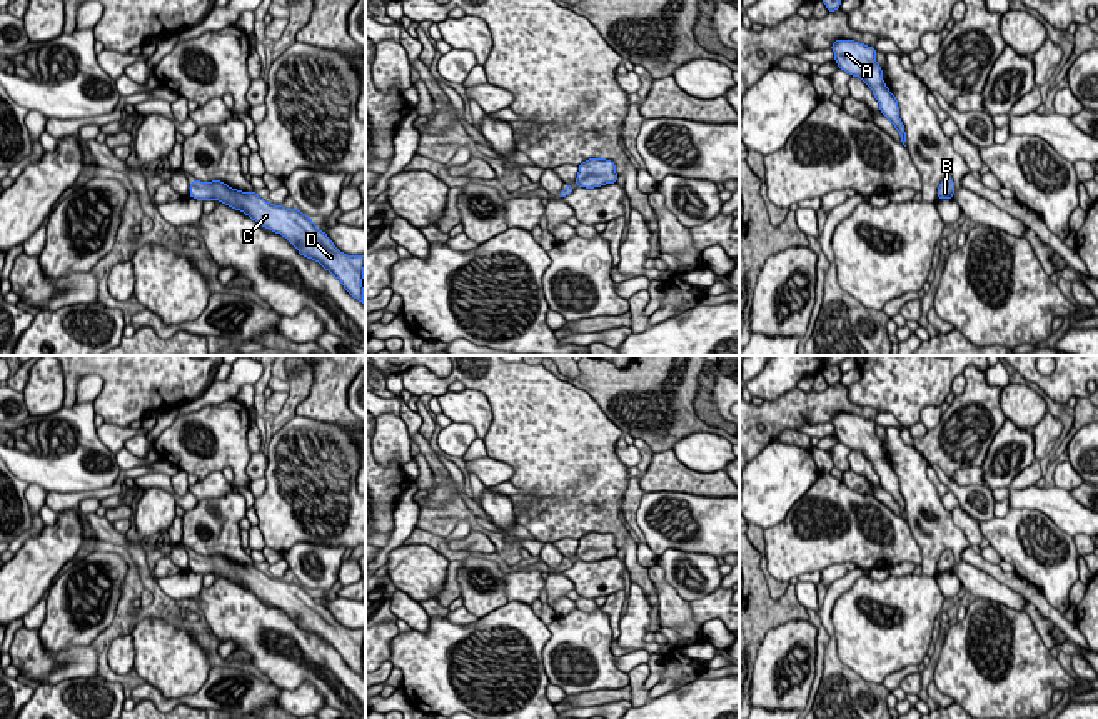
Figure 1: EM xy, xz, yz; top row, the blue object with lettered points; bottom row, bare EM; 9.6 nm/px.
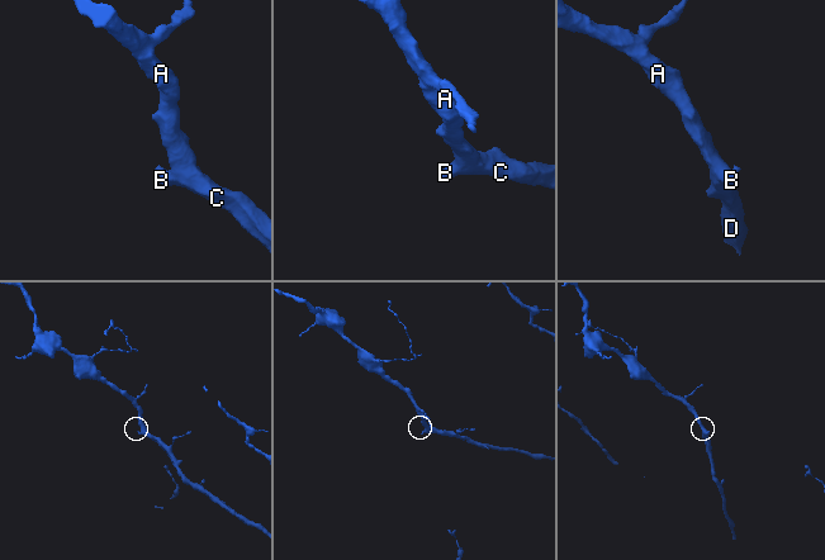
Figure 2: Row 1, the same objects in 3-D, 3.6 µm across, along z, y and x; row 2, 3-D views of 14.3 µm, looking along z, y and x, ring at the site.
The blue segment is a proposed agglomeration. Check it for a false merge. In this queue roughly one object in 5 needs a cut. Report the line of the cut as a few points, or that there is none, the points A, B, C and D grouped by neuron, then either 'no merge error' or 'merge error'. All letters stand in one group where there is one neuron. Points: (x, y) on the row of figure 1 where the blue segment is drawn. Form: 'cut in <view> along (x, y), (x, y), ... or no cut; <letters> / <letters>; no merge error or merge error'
no cut; A B C D; no merge error

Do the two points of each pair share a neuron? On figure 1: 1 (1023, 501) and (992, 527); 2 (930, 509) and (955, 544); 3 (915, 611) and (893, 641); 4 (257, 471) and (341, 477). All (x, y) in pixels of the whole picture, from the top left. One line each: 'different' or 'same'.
1: different
2: same
3: same
4: different

